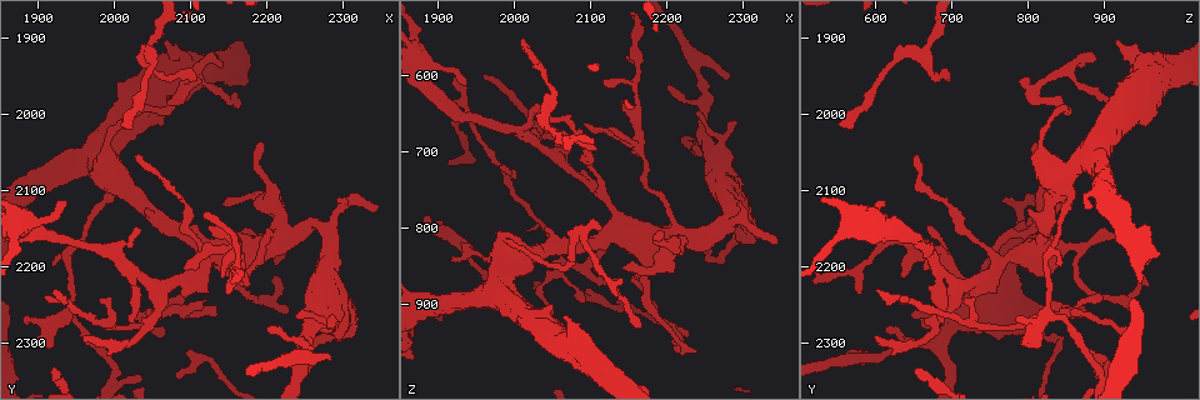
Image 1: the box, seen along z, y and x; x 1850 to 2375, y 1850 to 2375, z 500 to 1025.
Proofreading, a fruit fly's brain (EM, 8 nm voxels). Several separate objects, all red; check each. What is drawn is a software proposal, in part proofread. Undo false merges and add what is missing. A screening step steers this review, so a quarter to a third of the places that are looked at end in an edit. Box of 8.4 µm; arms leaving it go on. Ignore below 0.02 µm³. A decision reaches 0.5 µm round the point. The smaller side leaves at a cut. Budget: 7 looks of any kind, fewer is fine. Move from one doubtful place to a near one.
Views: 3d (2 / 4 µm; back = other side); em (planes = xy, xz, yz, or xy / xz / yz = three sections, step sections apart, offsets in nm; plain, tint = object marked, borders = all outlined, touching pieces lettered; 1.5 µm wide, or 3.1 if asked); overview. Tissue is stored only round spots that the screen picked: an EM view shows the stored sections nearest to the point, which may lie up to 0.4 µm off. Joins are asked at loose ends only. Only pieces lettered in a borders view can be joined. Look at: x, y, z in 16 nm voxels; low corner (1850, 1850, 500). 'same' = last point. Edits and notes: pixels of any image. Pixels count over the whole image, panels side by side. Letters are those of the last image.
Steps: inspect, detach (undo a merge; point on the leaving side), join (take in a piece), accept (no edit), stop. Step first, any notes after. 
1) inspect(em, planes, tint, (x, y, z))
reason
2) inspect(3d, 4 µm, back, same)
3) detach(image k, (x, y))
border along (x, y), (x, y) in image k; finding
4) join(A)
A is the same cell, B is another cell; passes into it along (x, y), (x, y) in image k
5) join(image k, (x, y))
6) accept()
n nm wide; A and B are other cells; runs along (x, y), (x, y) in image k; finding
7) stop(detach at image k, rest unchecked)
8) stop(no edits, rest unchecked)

inspect(em, xy, step 8, borders, (2145, 2215, 635))
branch stops here

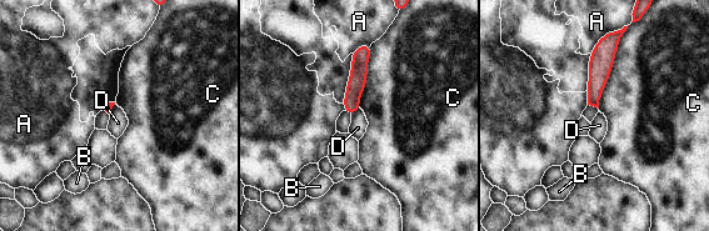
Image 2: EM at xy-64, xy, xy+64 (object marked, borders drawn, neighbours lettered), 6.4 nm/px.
accept()
A, B, C and D are other cells; runs along (368, 48), (360, 56), (350, 110) in image 2; no lettered piece goes on from it

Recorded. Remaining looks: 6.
inspect(3d, 4 µm, (2115, 2240, 830))
branch stops here

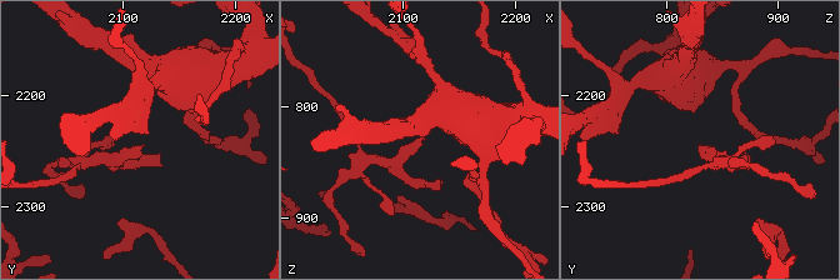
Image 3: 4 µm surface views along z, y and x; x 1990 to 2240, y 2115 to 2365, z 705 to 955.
inspect(em, planes, borders, (2120, 2246, 826))

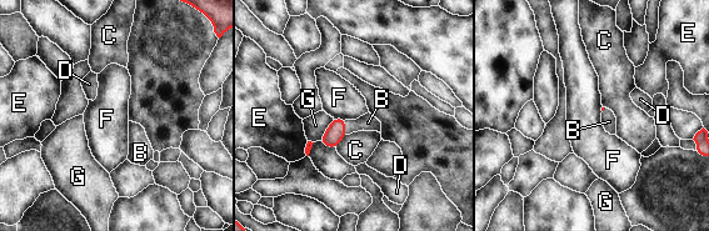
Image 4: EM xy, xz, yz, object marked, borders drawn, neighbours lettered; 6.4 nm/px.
join(B)
B is the same cell, C, D, E, F and G are other cells; passes into it along (335, 131), (344, 127), (368, 122) in image 4; it goes on there

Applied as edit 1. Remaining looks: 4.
inspect(em, planes, borders, (2030, 2055, 655))
tapers out

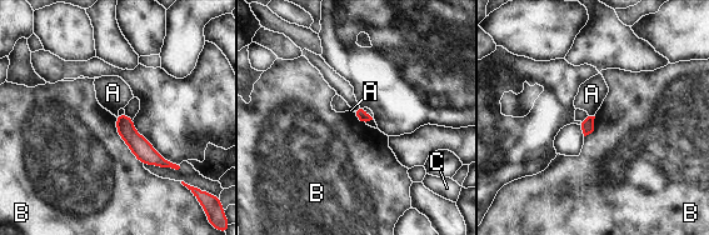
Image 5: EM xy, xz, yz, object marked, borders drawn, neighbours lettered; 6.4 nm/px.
accept()
B touches over 380 nm; A, B and C are other cells; runs along (120, 116), (126, 131), (166, 164) in image 5; no lettered piece goes on from it

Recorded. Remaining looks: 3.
stop(join at image 4, rest unchecked)

